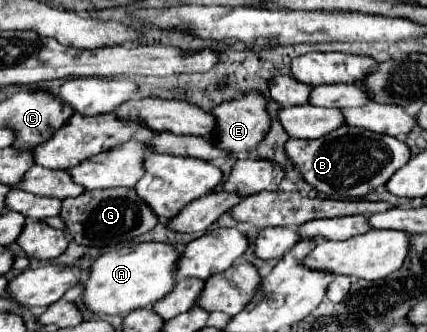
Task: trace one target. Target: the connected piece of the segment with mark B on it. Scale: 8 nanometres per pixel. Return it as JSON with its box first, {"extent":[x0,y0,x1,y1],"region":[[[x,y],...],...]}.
{"extent":[284,126,410,200],"region":[[[340,126],[316,140],[296,140],[290,138],[284,144],[288,160],[300,170],[304,182],[314,186],[320,196],[332,200],[352,200],[362,198],[370,190],[384,186],[392,174],[408,162],[410,148],[392,136],[372,134],[370,130],[360,130],[354,126]]]}

